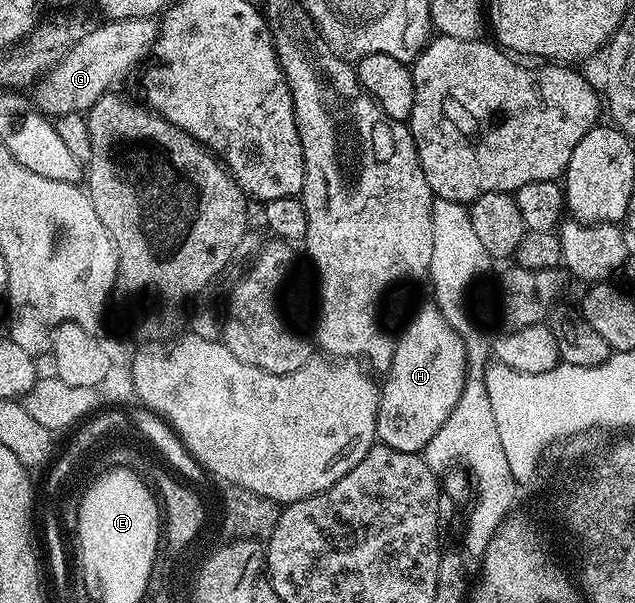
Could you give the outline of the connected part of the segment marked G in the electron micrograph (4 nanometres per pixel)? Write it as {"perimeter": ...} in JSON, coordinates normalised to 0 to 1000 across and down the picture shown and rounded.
{"perimeter":[[[178,32],[157,36],[157,45],[139,50],[110,90],[76,118],[54,146],[52,169],[69,191],[85,194],[102,187],[132,187],[162,158],[173,138],[200,124],[225,96],[233,96],[247,63],[247,38],[235,32]]]}

